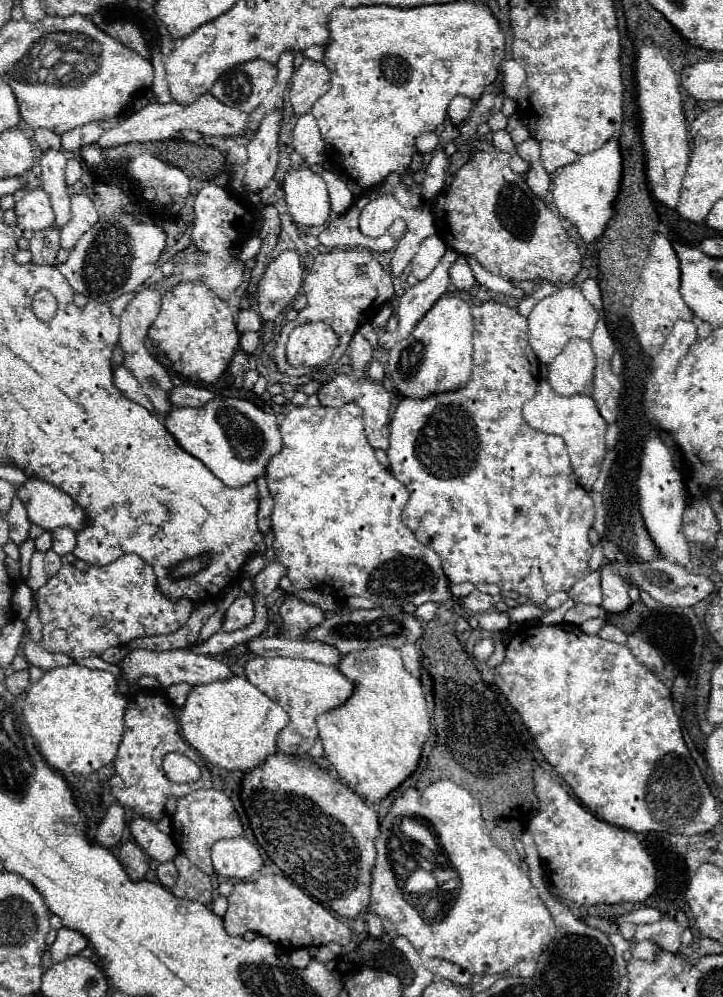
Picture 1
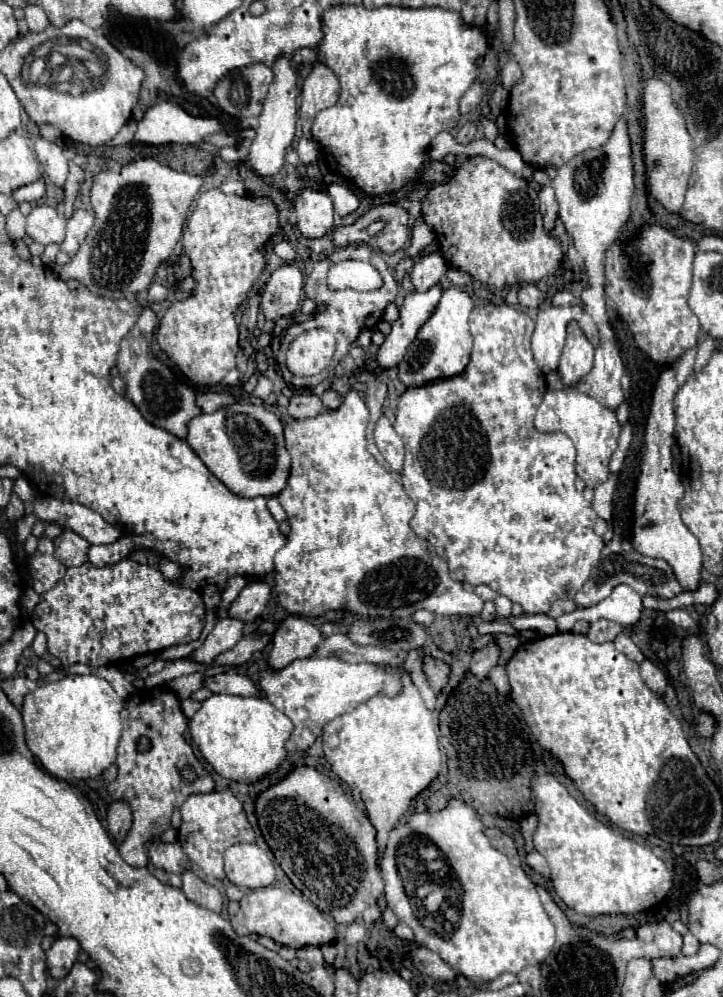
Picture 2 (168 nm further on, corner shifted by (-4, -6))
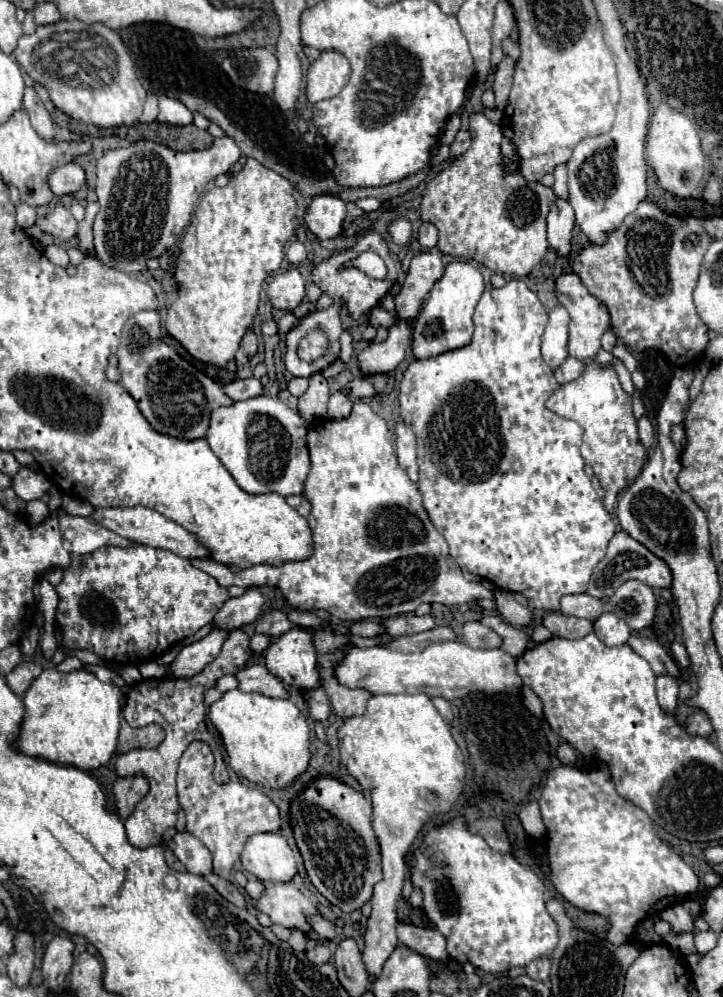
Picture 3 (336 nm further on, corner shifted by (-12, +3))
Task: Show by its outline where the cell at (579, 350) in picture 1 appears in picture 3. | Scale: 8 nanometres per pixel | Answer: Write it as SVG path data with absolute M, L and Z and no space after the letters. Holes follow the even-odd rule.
M574 273L570 275L560 275L554 281L554 291L556 291L556 299L558 303L562 303L568 313L570 313L570 337L568 337L568 351L570 357L582 361L582 363L592 363L596 353L600 351L600 337L606 329L610 329L610 315L606 311L606 307L586 291L586 287L582 285L580 277L576 277Z

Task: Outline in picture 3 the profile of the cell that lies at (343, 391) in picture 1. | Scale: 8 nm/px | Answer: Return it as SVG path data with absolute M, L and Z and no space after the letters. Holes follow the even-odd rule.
M402 421L396 423L394 427L394 435L396 435L396 455L398 455L398 463L402 469L406 469L408 477L416 483L418 481L418 465L416 465L416 437L412 433L412 429L408 425L404 425Z

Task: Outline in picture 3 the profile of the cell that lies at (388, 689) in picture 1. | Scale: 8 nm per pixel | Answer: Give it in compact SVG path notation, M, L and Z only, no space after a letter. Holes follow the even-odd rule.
M426 693L372 695L366 713L344 719L338 729L340 763L356 779L368 779L374 805L372 827L382 849L384 879L372 895L372 913L366 923L362 959L370 977L378 977L384 961L396 949L396 903L406 875L406 855L430 815L448 811L464 789L464 757Z

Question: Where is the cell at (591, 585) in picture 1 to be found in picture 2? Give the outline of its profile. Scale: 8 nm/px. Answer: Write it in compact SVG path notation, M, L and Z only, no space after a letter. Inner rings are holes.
M612 538L610 542L606 542L600 562L596 566L596 570L592 572L592 576L588 578L588 582L580 588L580 592L576 594L574 602L582 608L594 606L600 600L604 600L618 584L626 584L633 590L636 590L640 596L656 596L656 598L674 598L682 592L676 576L668 570L658 570L654 564L650 564L650 558L644 558L642 554L638 554L624 538Z

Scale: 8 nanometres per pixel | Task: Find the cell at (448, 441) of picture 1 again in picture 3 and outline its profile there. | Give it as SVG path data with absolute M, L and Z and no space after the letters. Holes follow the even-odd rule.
M512 279L504 287L494 289L488 287L476 307L474 313L474 339L456 351L448 351L424 361L414 361L400 383L400 415L402 421L412 427L416 441L418 441L418 489L424 499L424 509L434 523L434 527L444 535L444 539L450 545L450 555L456 559L462 571L474 573L482 579L488 579L496 587L508 589L512 593L522 593L532 609L542 609L542 611L558 611L560 607L560 597L568 593L584 593L592 575L592 569L602 561L606 553L608 541L614 537L618 525L616 521L604 511L602 499L596 495L588 475L584 473L584 459L580 455L580 445L582 445L582 429L570 419L564 419L550 409L546 409L546 399L558 389L558 381L554 379L554 371L544 363L540 355L540 335L544 333L548 321L548 313L542 307L540 299L526 287L524 281Z

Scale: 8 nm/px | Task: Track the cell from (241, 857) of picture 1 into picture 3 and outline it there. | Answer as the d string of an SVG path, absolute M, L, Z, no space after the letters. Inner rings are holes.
M278 833L252 835L242 851L242 869L260 881L290 881L296 875L294 853Z

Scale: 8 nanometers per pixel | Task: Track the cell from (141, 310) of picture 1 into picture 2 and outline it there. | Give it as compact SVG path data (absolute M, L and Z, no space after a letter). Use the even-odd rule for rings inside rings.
M144 308L140 320L128 332L122 344L122 352L118 354L116 366L126 384L126 398L140 410L144 420L150 422L152 426L168 430L178 438L186 438L188 422L202 410L196 406L196 390L188 386L182 378L176 378L174 372L152 354L150 340L154 338L154 324L156 314L150 308Z

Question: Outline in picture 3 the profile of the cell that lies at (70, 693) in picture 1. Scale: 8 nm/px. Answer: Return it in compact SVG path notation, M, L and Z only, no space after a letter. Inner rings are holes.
M44 669L24 695L26 715L16 745L26 755L84 771L106 765L118 745L122 701L124 691L114 683L100 681L94 673L78 669L62 675Z

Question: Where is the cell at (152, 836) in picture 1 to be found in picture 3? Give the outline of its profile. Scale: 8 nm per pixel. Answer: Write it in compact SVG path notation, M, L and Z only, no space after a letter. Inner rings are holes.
M182 831L176 833L166 847L170 847L174 851L174 855L182 861L182 865L190 871L190 873L210 873L212 871L212 855L208 853L208 849L204 847L202 841L198 841L196 837L192 837L190 833Z

